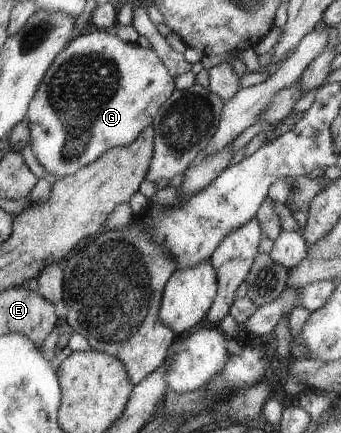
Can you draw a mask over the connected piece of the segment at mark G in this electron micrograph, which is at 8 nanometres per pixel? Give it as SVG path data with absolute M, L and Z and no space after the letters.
M101 29L78 34L53 61L29 105L26 120L31 127L32 154L48 172L49 178L52 175L53 179L60 179L75 174L116 146L132 145L153 124L159 108L173 94L174 77L152 47L125 42Z

